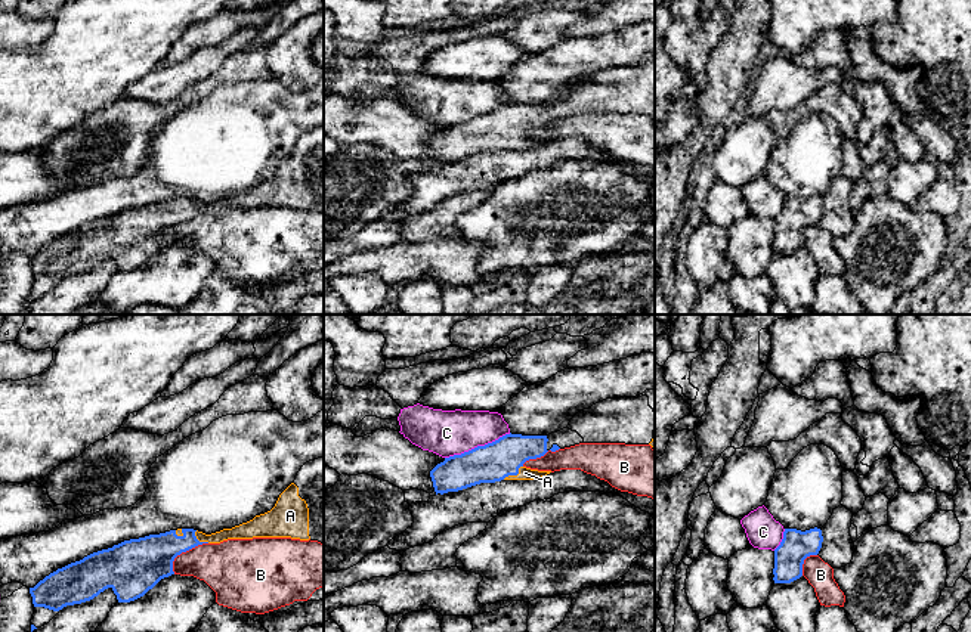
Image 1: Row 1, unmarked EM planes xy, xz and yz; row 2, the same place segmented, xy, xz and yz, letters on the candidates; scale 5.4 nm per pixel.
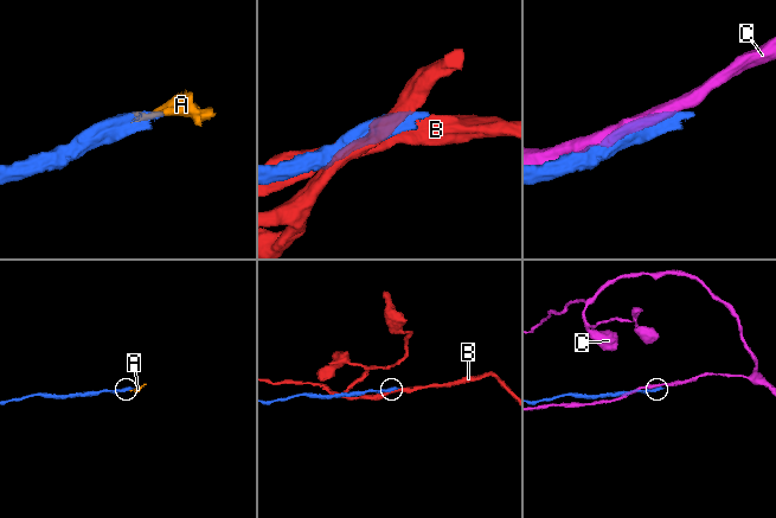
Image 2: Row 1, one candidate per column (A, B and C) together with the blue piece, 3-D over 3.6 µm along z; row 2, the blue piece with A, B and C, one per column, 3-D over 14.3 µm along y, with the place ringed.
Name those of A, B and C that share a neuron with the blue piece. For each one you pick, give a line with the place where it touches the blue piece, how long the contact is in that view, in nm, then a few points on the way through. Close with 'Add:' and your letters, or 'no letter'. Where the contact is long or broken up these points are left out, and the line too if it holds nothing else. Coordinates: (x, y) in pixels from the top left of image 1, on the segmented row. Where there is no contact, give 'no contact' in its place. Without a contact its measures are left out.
A: meets blue in xz at (513, 474); contact 130 nm long; runs through xz (492, 462), (501, 462), (513, 474), (525, 473)
Add: A

